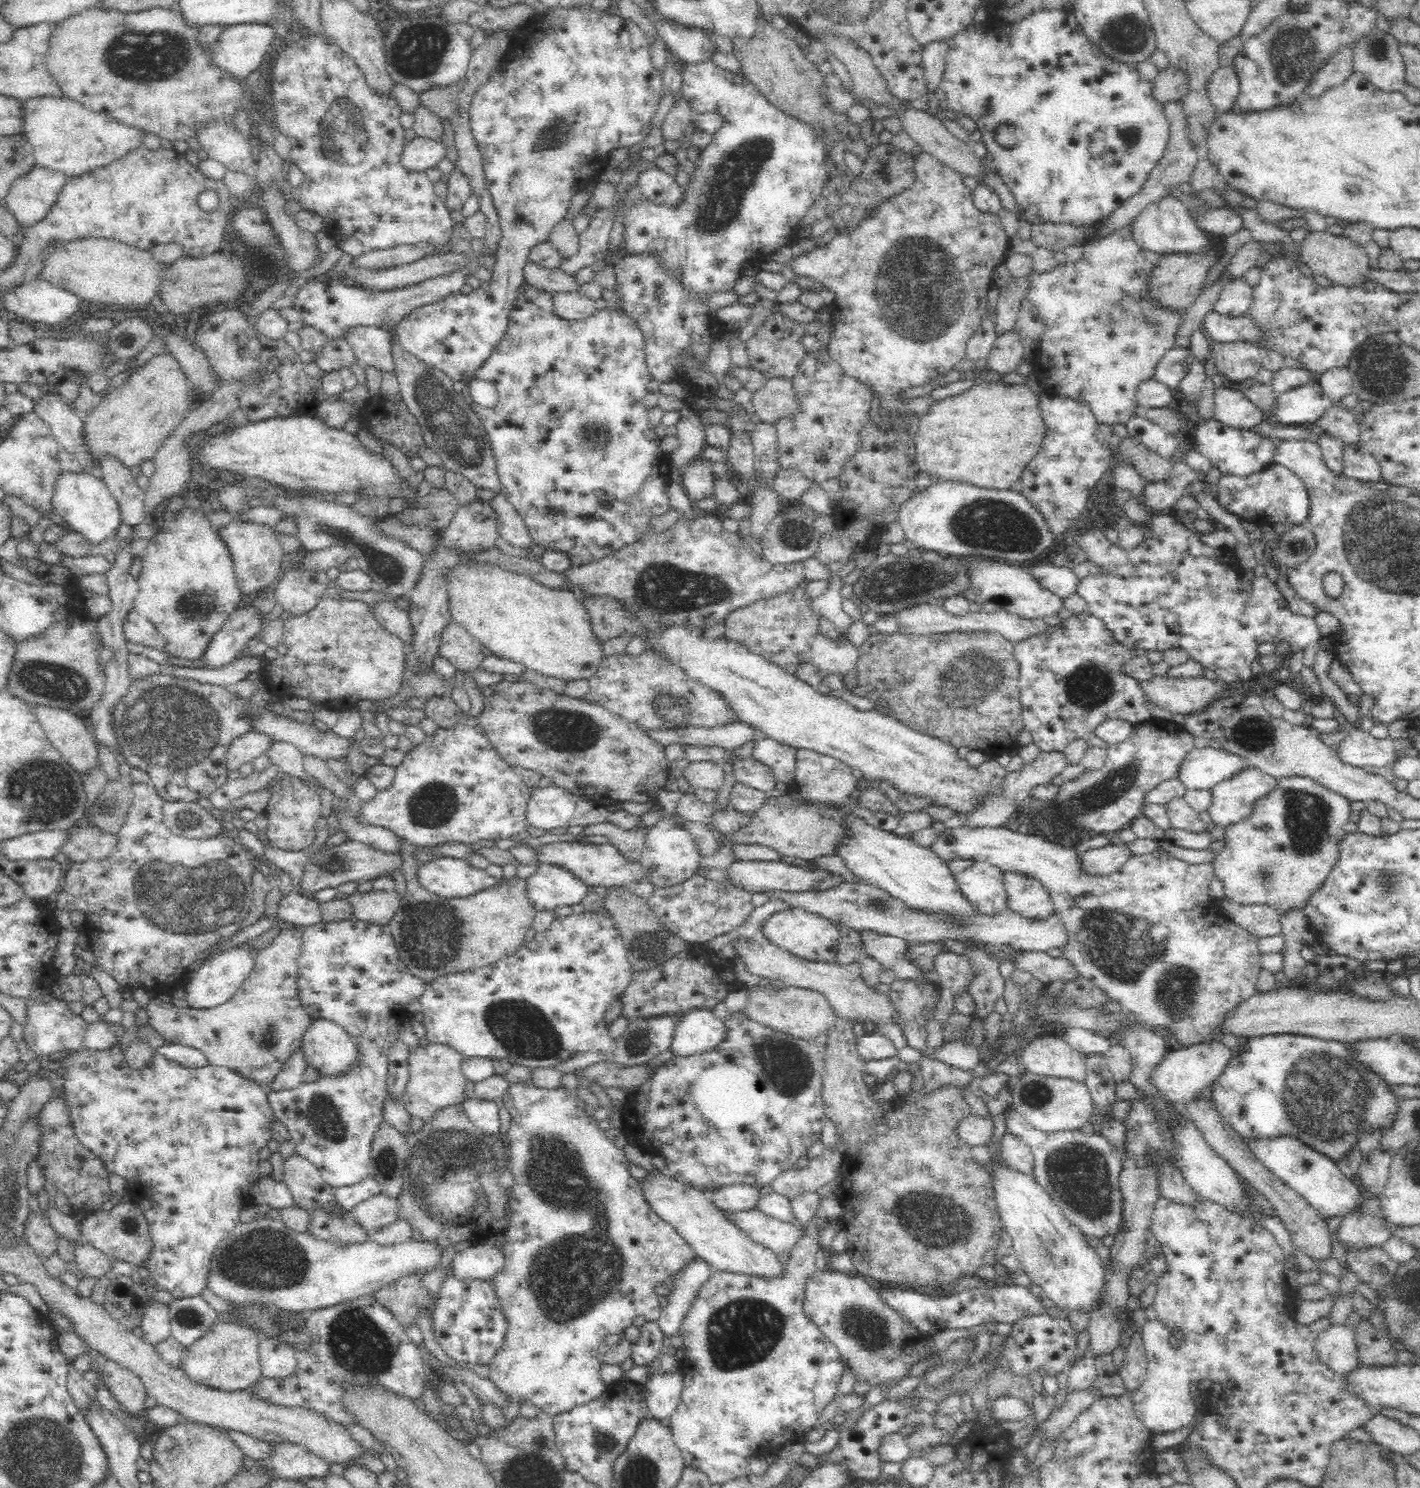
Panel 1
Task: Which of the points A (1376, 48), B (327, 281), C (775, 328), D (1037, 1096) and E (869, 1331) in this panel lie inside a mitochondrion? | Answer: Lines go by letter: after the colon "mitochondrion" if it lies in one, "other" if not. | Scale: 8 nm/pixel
A: mitochondrion
B: other
C: other
D: mitochondrion
E: mitochondrion

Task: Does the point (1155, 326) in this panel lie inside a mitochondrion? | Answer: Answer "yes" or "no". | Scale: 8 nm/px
yes

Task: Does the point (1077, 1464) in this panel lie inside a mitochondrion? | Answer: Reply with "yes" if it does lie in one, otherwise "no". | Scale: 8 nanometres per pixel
yes

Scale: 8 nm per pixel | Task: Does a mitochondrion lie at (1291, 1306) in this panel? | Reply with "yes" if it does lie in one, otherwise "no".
no

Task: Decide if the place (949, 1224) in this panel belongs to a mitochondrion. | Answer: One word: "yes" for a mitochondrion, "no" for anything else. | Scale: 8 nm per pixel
yes

